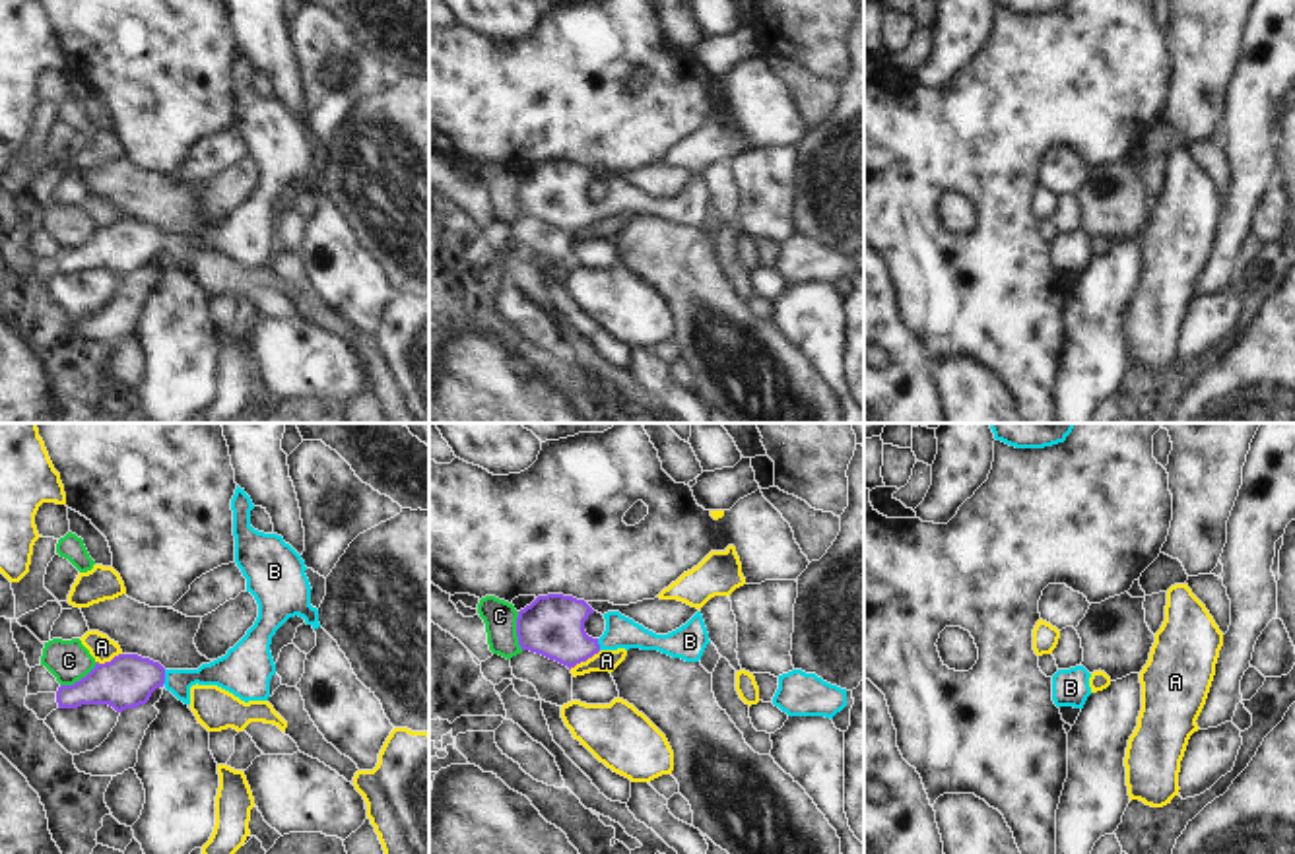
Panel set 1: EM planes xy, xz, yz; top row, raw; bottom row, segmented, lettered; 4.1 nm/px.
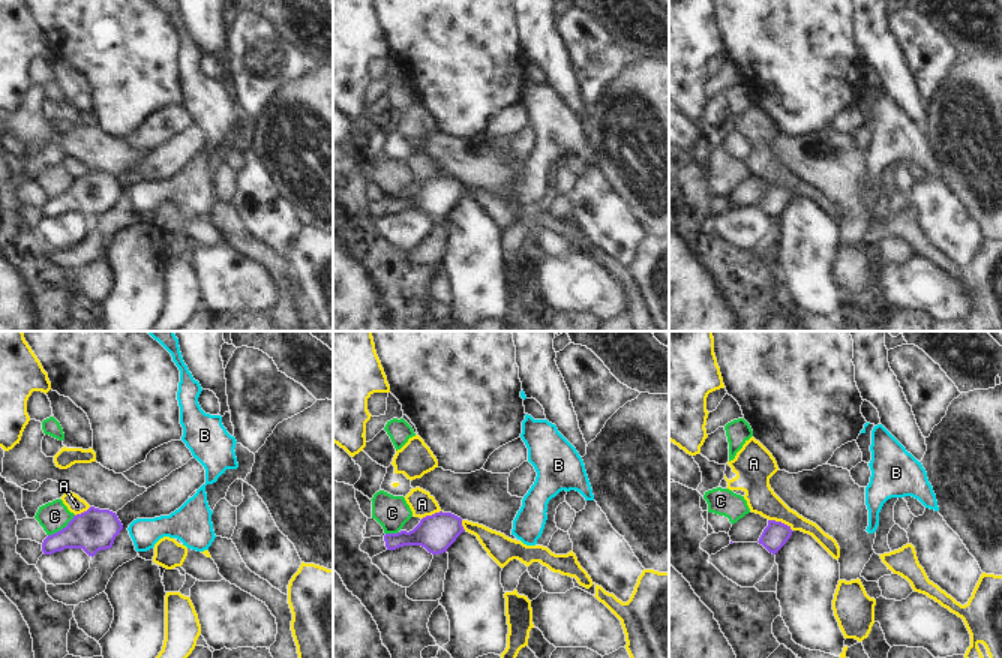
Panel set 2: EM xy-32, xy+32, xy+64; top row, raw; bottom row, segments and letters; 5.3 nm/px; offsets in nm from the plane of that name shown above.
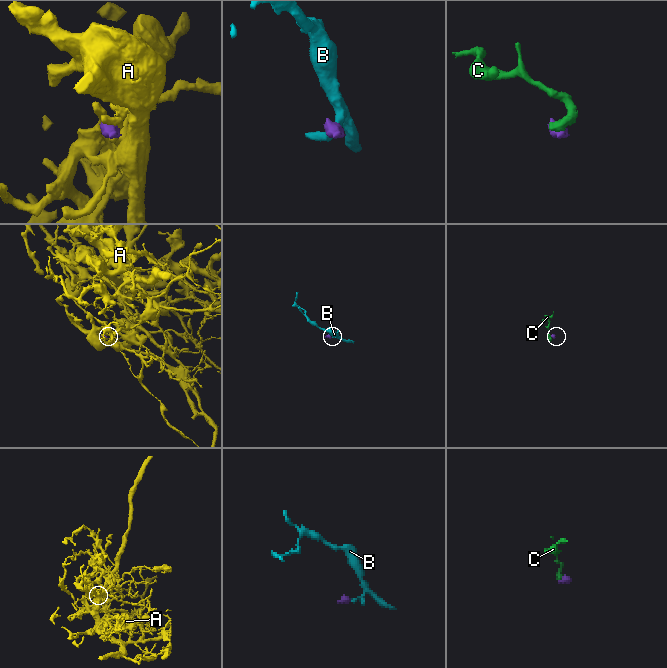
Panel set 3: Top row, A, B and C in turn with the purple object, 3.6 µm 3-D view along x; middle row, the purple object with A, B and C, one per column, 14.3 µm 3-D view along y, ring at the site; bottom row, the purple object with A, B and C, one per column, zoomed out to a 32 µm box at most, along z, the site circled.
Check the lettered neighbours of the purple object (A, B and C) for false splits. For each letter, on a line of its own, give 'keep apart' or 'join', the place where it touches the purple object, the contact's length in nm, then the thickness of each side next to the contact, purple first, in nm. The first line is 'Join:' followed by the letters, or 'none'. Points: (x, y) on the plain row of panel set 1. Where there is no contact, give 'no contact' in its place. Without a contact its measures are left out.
Join: B
A: keep apart; meets purple in xz at (585, 226); contact 150 nm long; 260 nm thick on the purple side, 100 nm on the other
B: join; meets purple in xy at (164, 243); contact 70 nm long; 220 nm thick on the purple side, 130 nm on the other
C: keep apart; meets purple in xy at (80, 245); contact 190 nm long; 220 nm thick on the purple side, 180 nm on the other

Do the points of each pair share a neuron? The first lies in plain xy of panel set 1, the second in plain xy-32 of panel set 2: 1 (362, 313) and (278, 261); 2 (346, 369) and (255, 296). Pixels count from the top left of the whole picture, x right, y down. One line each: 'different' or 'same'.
1: different
2: same

